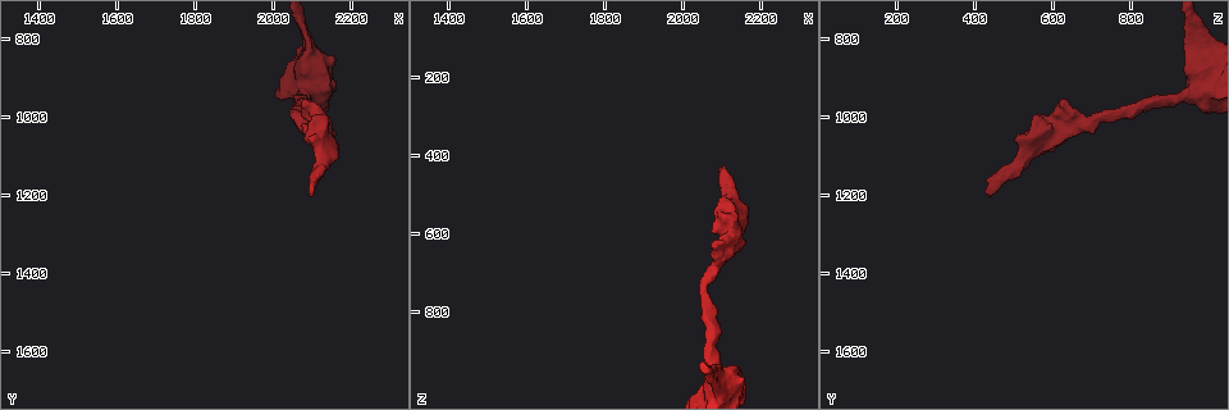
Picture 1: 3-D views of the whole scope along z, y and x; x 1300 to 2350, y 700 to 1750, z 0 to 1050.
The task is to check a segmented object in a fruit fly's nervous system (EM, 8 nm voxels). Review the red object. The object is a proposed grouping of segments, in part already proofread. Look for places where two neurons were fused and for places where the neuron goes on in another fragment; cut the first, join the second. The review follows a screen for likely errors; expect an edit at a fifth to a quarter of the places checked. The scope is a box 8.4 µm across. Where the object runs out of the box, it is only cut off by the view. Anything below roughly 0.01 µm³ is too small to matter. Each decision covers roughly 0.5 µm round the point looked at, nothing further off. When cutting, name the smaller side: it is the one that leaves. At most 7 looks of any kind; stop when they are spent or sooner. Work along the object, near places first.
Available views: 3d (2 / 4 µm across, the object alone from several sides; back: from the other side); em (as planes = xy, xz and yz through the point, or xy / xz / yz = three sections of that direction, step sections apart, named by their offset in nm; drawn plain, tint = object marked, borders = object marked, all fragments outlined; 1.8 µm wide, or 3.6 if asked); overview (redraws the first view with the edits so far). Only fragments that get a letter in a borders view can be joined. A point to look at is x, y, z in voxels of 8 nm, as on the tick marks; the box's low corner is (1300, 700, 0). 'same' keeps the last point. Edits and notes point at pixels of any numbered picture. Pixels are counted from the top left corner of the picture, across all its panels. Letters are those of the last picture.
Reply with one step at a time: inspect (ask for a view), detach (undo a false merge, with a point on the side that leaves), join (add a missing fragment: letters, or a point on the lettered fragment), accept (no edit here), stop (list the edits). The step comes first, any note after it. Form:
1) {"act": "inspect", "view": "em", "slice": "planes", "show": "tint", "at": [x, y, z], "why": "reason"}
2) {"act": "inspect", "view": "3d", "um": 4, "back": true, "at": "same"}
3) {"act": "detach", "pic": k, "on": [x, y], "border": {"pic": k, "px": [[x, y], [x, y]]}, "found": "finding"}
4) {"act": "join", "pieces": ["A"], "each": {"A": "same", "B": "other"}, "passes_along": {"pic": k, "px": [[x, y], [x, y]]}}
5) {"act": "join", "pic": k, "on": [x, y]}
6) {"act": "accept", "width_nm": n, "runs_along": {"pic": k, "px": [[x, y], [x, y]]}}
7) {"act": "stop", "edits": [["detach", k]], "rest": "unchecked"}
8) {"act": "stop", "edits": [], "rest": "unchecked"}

{"act": "inspect", "view": "em", "slice": "xy", "step": 4, "show": "tint", "at": [2105, 1185, 420], "why": "an open end"}

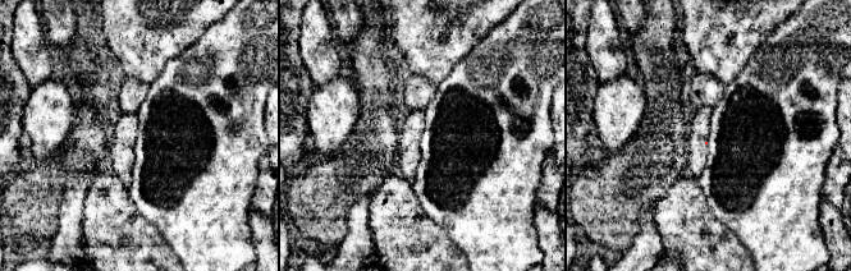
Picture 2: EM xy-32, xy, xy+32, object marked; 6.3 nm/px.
{"act": "inspect", "view": "em", "slice": "planes", "show": "borders", "at": "same", "why": "another direction"}

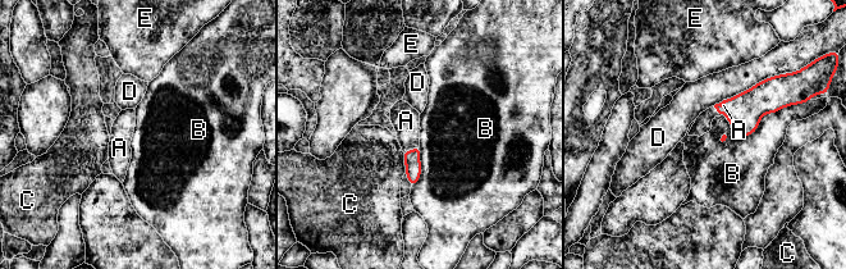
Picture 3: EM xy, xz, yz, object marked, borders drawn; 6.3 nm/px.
{"act": "join", "pieces": ["A"], "each": {"A": "same", "B": "other", "C": "other", "D": "other", "E": "other"}, "passes_along": {"pic": 3, "px": [[411, 158], [410, 151], [406, 121]]}, "found": "it goes on there"}

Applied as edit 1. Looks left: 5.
{"act": "inspect", "view": "overview", "why": "see it whole again"}

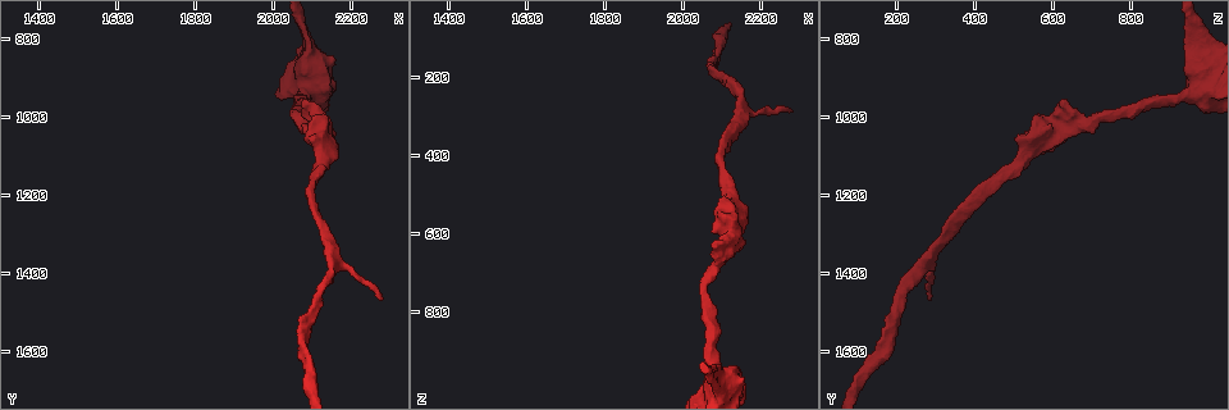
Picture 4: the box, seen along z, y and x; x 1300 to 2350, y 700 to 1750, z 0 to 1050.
{"act": "inspect", "view": "3d", "um": 4, "back": true, "at": [2105, 960, 615]}

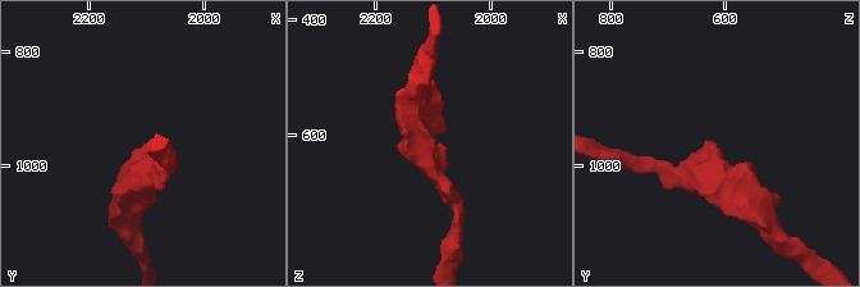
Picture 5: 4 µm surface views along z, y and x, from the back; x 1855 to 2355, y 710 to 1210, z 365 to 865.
{"act": "inspect", "view": "em", "slice": "planes", "show": "borders", "at": [2105, 970, 625], "why": "shape alone is not enough"}

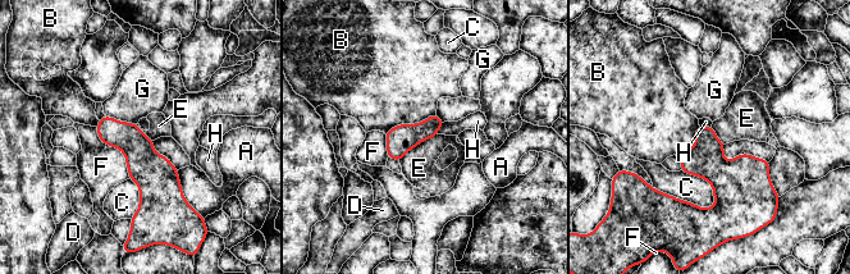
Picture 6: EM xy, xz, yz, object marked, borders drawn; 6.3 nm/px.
{"act": "accept", "width_nm": 180, "each": {"A": "other", "B": "other", "C": "other", "D": "other", "E": "other", "F": "other", "G": "other", "H": "other"}, "border": {"pic": 6, "px": [[437, 133], [414, 146], [400, 161]]}, "found": "no lettered fragment goes on from it"}

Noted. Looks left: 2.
{"act": "inspect", "view": "3d", "um": 4, "at": [2090, 805, 940], "why": "stops while still wide"}

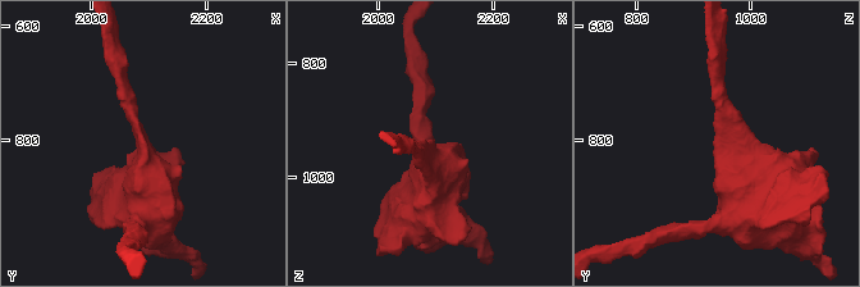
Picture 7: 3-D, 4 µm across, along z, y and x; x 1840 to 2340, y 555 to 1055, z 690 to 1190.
{"act": "inspect", "view": "em", "um": 3.6, "slice": "planes", "show": "borders", "at": [2090, 805, 935]}

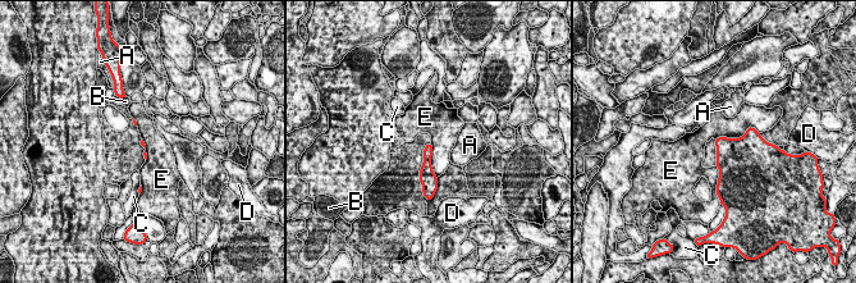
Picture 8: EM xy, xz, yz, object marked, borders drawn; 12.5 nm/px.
{"act": "accept", "each": {"A": "other", "B": "other", "C": "other", "D": "other", "E": "other"}, "found": "no lettered fragment goes on from it"}

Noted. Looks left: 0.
{"act": "stop", "edits": [["join", 3]], "rest": "unchecked"}

